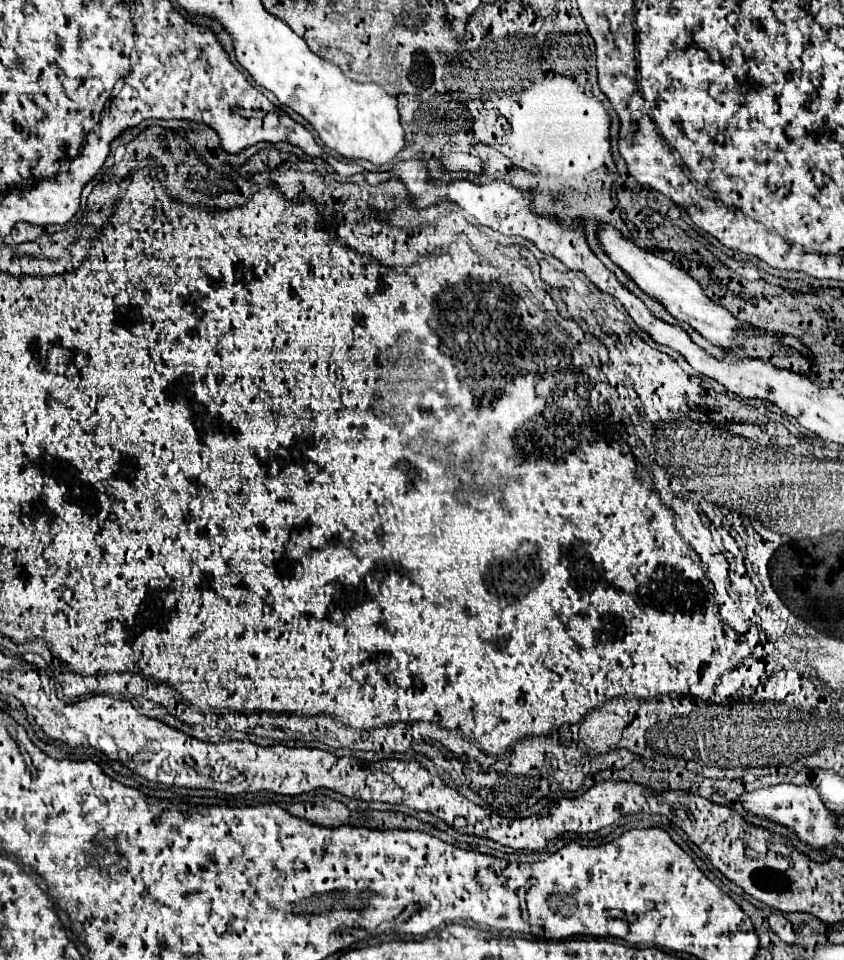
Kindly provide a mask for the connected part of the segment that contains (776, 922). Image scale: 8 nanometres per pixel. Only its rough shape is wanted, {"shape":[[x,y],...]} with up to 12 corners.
{"shape":[[780,912],[770,914],[770,930],[786,944],[794,944],[792,924]]}

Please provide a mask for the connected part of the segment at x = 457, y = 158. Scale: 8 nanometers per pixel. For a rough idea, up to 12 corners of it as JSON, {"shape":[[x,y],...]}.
{"shape":[[446,154],[446,172],[484,174],[484,164],[472,154]]}

